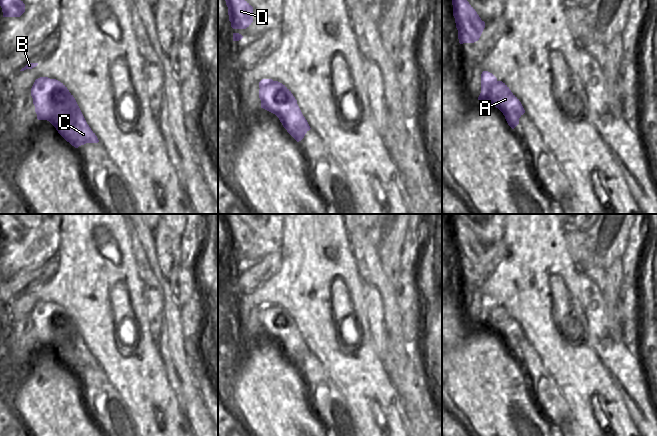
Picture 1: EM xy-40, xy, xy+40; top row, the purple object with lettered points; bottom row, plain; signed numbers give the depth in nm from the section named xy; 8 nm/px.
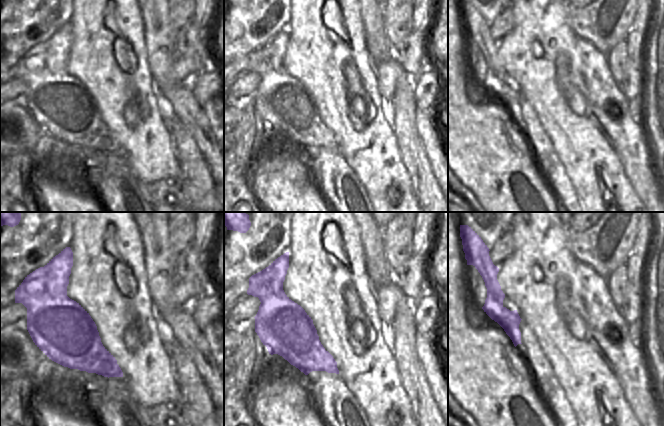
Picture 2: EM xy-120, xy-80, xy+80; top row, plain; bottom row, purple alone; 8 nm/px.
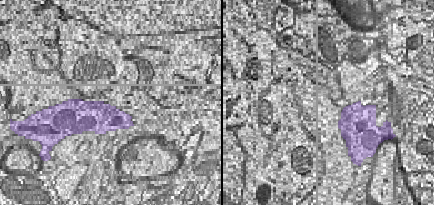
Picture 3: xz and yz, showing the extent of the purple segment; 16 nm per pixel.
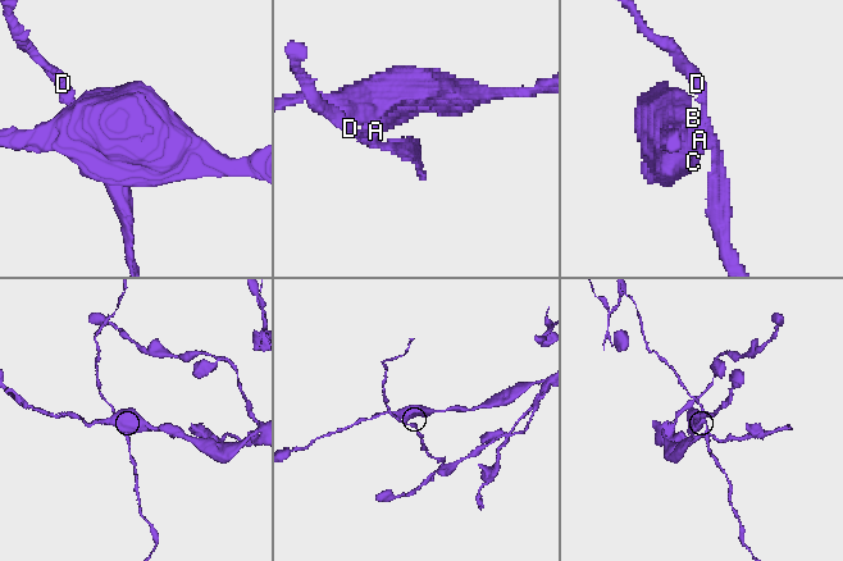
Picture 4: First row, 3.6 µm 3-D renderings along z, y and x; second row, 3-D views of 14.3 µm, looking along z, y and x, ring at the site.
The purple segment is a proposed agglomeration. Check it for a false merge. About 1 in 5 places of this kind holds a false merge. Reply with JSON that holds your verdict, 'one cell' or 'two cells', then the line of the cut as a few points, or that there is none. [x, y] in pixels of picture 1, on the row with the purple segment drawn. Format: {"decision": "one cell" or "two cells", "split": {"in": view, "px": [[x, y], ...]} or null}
{"decision": "two cells", "split": {"in": "xy+40", "px": [[497, 81], [489, 90], [485, 100]]}}

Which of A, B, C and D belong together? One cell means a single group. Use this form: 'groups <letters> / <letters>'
groups A B C / D

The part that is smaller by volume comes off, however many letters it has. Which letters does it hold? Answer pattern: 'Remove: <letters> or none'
Remove: D.

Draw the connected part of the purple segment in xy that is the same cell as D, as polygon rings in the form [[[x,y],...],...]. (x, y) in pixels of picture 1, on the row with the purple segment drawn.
[[[225,0],[233,29],[246,29],[253,22],[253,7],[245,0]]]

